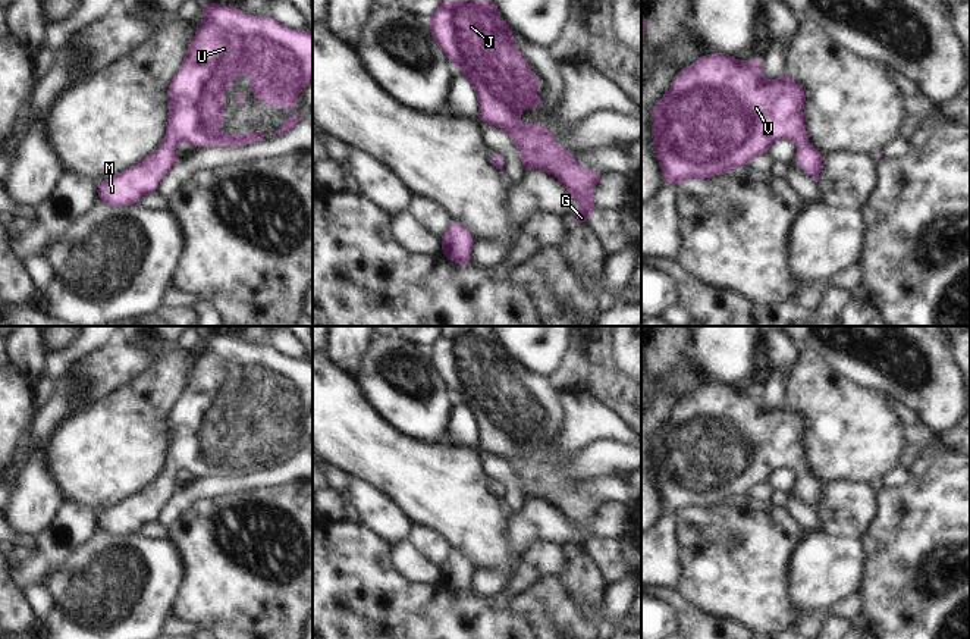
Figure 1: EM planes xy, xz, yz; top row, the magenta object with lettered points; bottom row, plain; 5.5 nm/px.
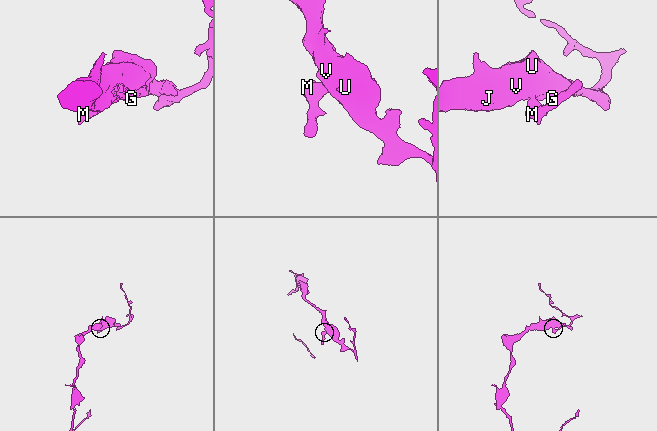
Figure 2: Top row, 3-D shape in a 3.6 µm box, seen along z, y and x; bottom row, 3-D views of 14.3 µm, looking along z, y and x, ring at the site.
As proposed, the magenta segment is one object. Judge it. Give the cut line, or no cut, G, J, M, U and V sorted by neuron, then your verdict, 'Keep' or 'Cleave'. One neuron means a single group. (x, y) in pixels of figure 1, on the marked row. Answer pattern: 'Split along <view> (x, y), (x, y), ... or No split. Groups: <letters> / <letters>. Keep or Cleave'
No split. Groups: G J M U V. Keep

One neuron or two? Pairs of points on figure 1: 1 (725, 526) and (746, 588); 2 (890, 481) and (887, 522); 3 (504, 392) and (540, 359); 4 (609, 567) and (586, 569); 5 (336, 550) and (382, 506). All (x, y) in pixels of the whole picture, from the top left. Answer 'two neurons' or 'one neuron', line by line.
1: one neuron
2: two neurons
3: two neurons
4: two neurons
5: two neurons

